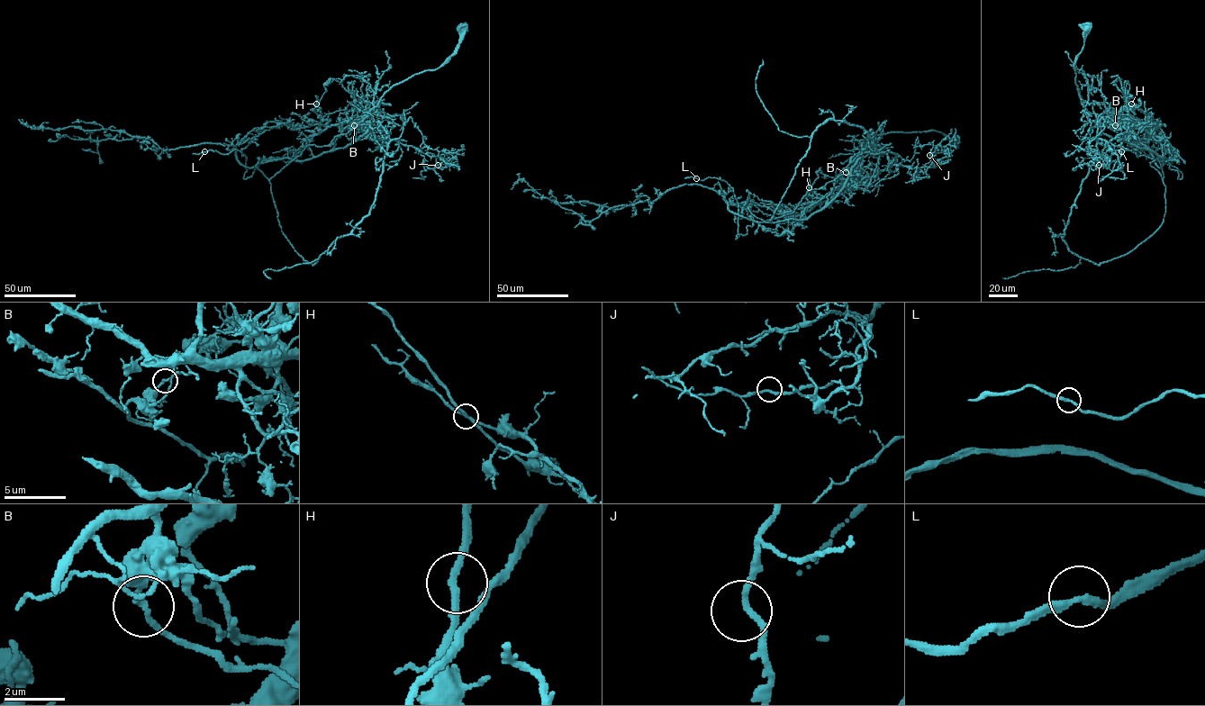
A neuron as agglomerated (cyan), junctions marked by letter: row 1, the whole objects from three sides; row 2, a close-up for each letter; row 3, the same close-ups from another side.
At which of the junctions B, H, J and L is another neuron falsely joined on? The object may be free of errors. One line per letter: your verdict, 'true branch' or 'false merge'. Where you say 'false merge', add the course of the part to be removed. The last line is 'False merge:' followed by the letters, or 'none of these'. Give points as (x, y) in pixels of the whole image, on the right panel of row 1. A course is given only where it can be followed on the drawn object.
B: false merge; foreign part runs (1115, 125), (1157, 156), (1165, 211), (1154, 233), (1098, 265), (1063, 237), (1101, 117), (1088, 149), (1103, 165)
H: true branch
J: true branch
L: true branch
False merge: B

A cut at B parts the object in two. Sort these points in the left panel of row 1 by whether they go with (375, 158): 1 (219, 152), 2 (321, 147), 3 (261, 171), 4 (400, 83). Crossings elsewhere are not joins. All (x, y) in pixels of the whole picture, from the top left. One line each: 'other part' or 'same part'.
1: same part
2: same part
3: same part
4: other part

